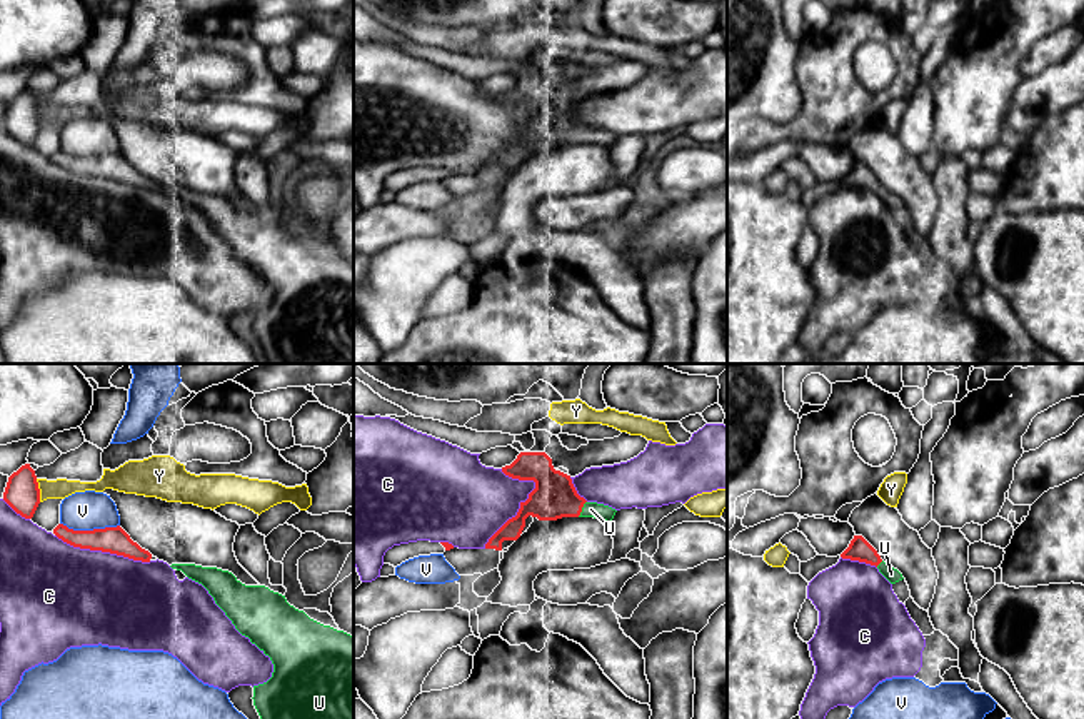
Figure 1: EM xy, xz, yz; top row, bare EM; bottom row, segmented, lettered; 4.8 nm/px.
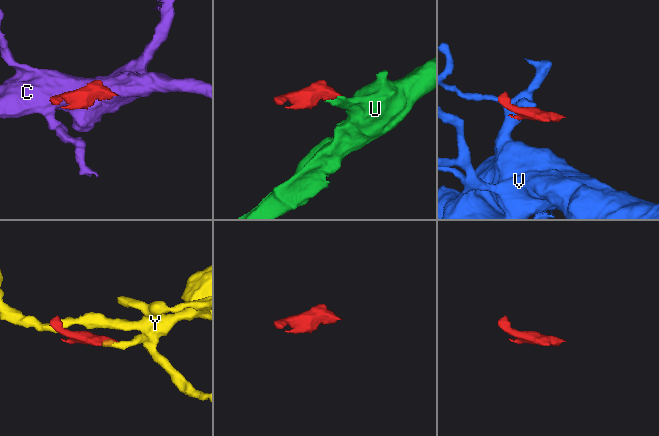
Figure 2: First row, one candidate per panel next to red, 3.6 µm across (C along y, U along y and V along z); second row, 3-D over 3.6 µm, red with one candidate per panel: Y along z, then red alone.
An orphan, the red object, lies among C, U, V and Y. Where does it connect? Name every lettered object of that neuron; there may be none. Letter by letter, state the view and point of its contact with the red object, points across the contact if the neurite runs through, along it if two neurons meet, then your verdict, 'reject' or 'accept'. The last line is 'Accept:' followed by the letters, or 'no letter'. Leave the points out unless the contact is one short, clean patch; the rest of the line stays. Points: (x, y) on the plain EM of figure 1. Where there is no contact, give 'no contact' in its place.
C: contact xz (517, 140); reject
U: contact xz (581, 135); accept
V: contact xy (90, 157); border xy (60, 149), (74, 155), (119, 152); reject
Y: contact xy (39, 117); border xy (35, 105), (40, 115), (40, 127); reject
Accept: U

